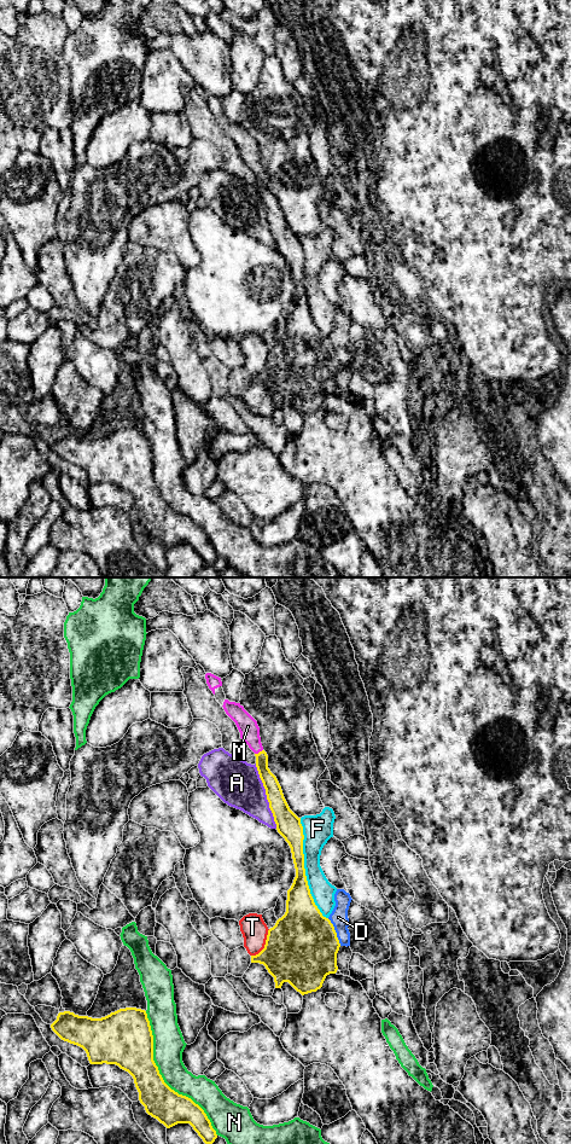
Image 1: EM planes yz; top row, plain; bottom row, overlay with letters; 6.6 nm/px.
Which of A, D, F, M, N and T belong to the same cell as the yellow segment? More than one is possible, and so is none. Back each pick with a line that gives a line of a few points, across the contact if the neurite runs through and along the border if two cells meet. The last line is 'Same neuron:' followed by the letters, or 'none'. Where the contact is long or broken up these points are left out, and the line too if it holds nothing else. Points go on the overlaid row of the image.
Same neuron: M

